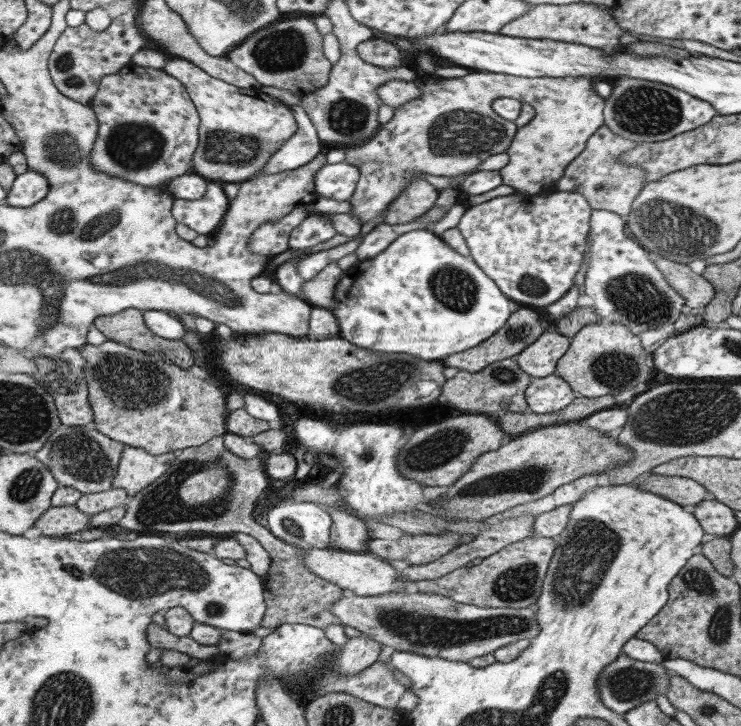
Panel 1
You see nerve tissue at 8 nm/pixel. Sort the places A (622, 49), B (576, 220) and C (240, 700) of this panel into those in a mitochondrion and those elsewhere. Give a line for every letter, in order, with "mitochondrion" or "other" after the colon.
A: other
B: other
C: other

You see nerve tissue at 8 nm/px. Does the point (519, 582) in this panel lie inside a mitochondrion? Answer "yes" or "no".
yes

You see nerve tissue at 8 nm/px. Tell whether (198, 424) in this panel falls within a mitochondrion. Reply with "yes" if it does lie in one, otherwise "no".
no

